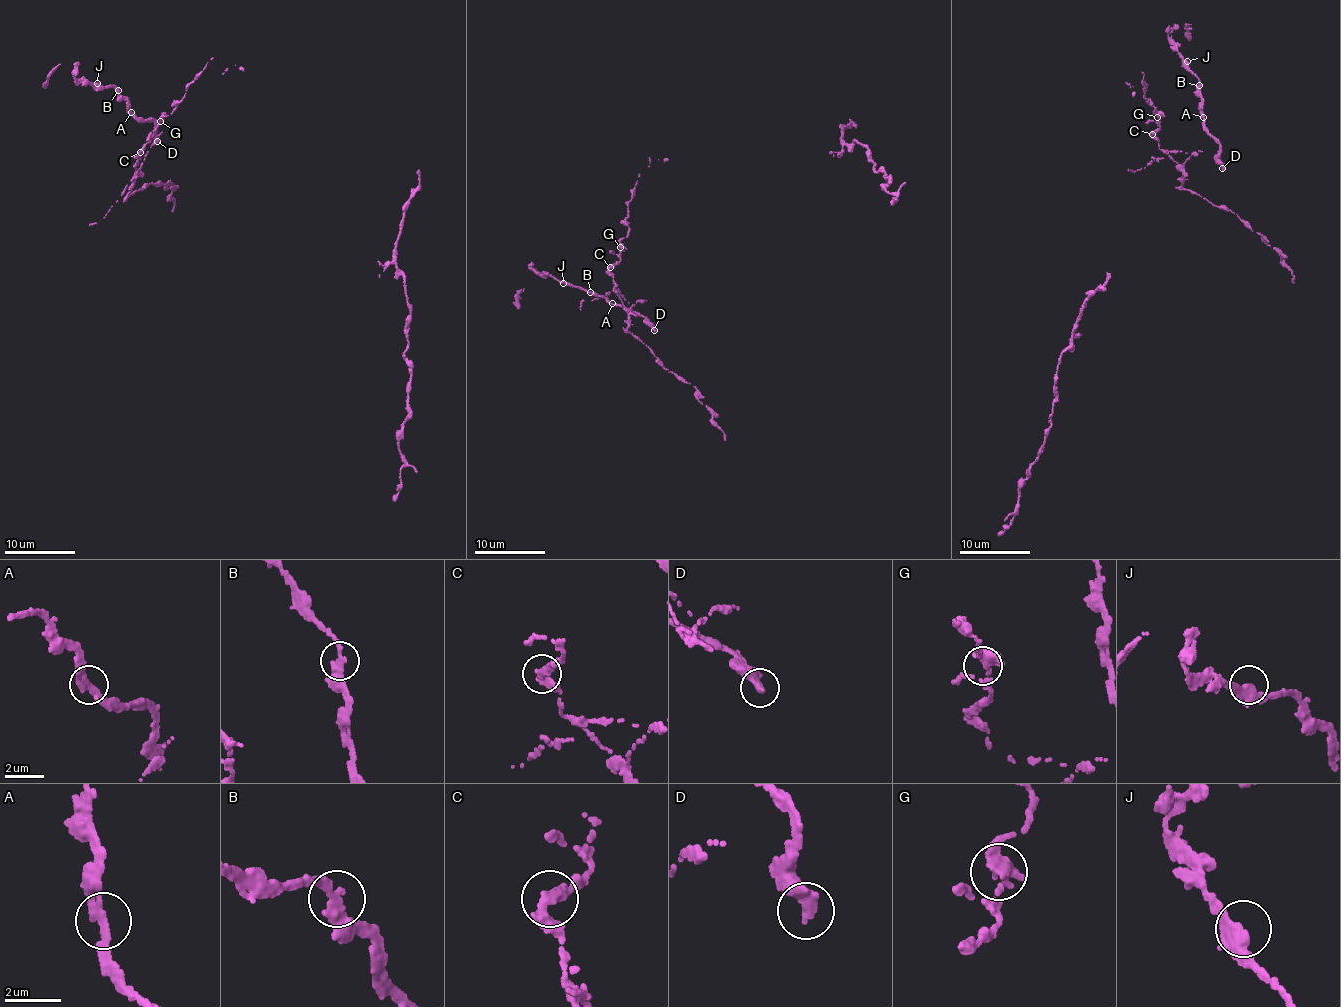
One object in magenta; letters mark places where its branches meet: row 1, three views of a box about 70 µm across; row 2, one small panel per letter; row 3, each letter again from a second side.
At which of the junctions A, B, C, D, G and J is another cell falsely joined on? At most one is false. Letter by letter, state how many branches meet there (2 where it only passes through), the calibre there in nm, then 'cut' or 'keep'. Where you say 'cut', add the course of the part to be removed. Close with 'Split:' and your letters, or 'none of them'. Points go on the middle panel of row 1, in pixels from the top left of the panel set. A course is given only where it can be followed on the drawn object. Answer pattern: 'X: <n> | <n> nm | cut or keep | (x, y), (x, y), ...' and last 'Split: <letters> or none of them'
A: 2 | 360 nm | keep
B: 2 | 360 nm | keep
C: 2 | 360 nm | cut | (609, 267), (631, 324), (627, 329), (652, 351), (659, 363), (695, 389), (698, 400), (722, 430), (725, 440)
D: 1 | 500 nm | keep
G: 3 | 300 nm | keep
J: 2 | 400 nm | keep
Split: C

